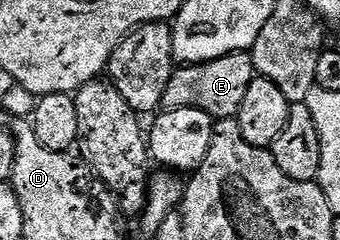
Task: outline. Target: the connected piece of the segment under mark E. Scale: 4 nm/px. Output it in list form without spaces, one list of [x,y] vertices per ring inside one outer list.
[[[246,52],[220,56],[211,62],[182,64],[175,69],[172,80],[168,80],[168,92],[164,92],[162,105],[167,110],[175,110],[176,108],[206,110],[210,113],[211,118],[215,120],[220,118],[237,118],[240,108],[244,104],[244,96],[248,96],[248,88],[254,83],[255,77],[254,59]]]

